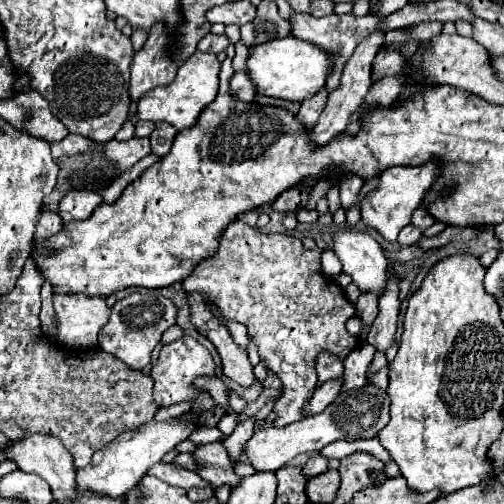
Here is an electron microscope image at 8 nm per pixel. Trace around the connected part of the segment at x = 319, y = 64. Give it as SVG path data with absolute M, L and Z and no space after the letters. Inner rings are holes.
M286 36L282 40L272 40L254 48L252 56L248 58L246 70L250 72L258 94L302 102L326 88L326 76L330 72L330 56L326 56L322 48L314 48L314 44L306 44L304 40Z

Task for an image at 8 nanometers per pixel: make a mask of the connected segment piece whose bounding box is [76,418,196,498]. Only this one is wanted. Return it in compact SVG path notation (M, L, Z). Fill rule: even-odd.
M170 418L166 422L148 422L140 426L136 432L124 432L106 448L98 450L92 456L92 462L76 472L76 488L78 492L94 492L110 498L124 496L134 484L140 482L142 476L148 474L148 470L162 460L162 456L170 450L174 450L176 444L188 438L188 434L194 430L194 424L184 424L178 418Z

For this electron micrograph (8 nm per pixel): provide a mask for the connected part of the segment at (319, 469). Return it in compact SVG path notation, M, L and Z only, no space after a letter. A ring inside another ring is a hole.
M312 454L310 460L304 464L302 470L304 470L304 474L306 474L308 478L318 476L318 474L322 474L322 472L328 470L328 458L324 458L322 454Z

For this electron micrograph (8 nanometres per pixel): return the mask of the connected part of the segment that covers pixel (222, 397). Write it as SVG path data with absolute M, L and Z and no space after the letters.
M198 378L198 380L194 382L194 386L196 386L196 388L202 388L202 386L204 386L204 390L212 394L216 406L220 406L226 414L232 412L232 410L230 410L230 404L228 404L228 388L226 388L226 384L224 384L220 378Z

